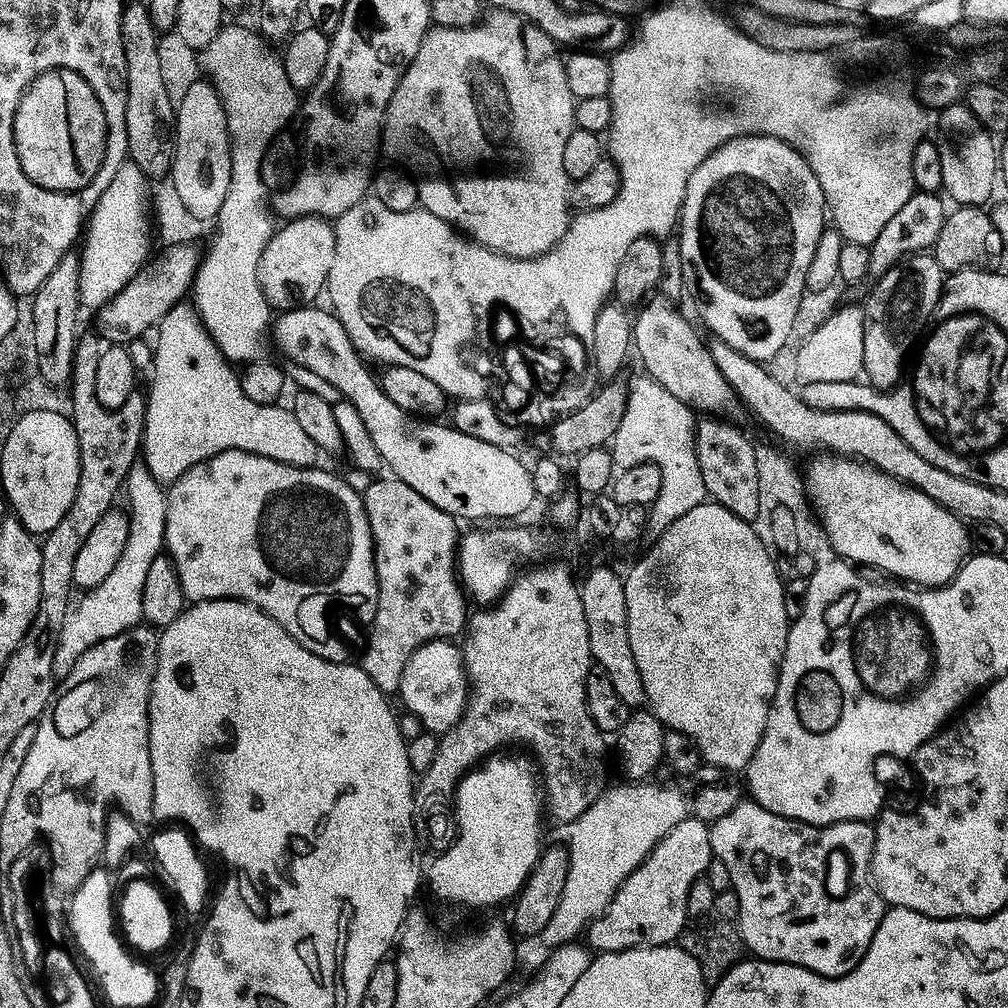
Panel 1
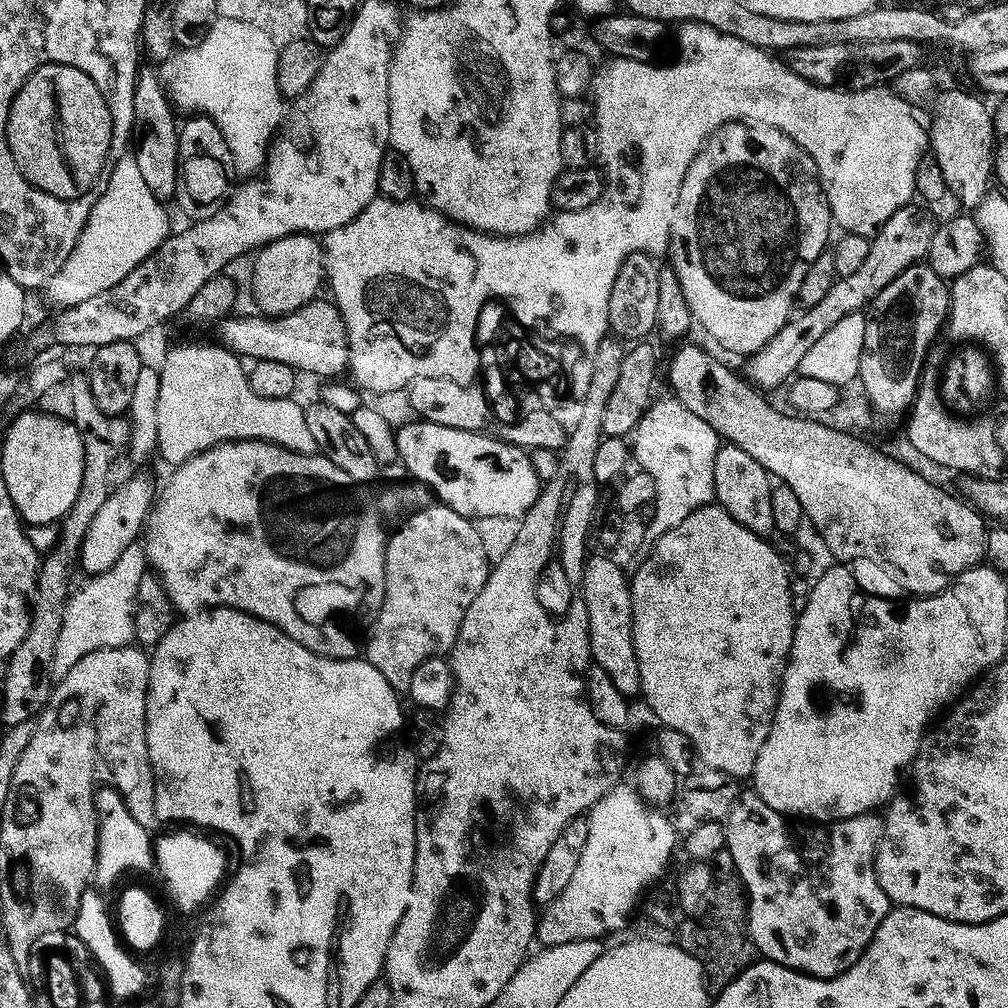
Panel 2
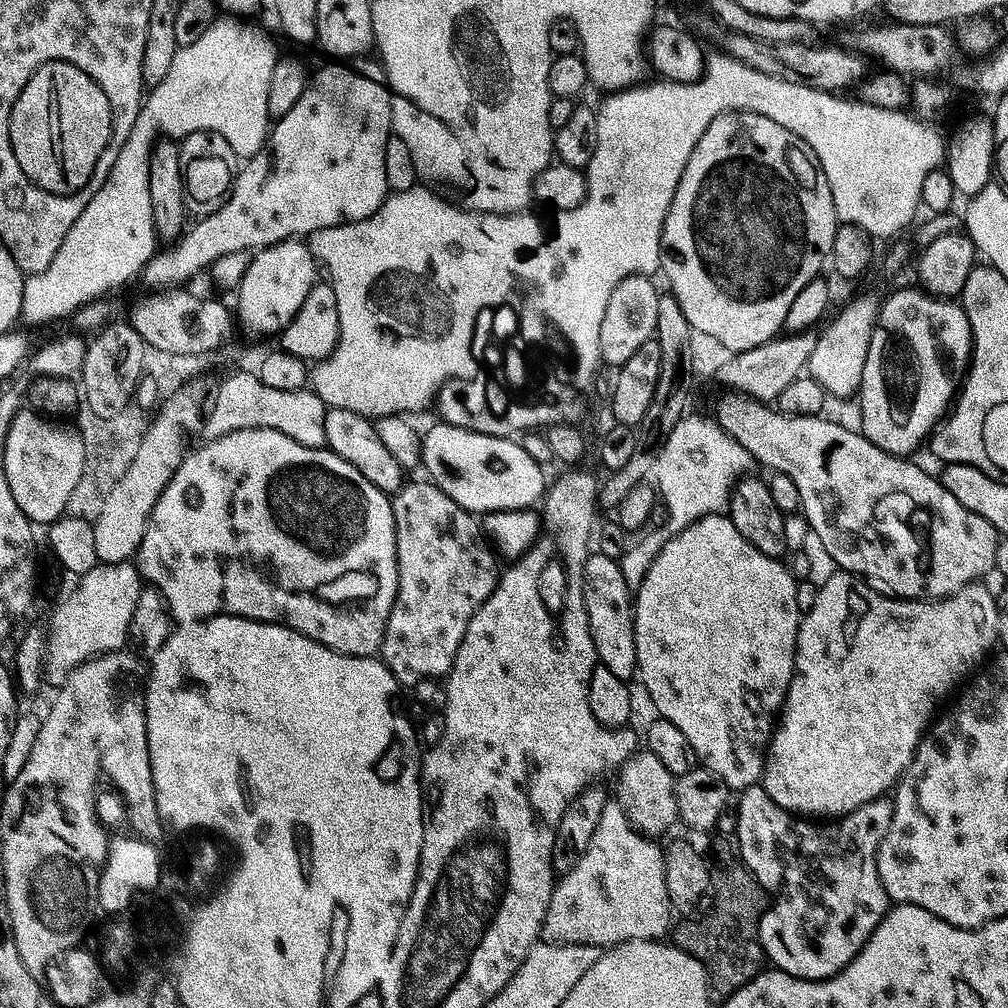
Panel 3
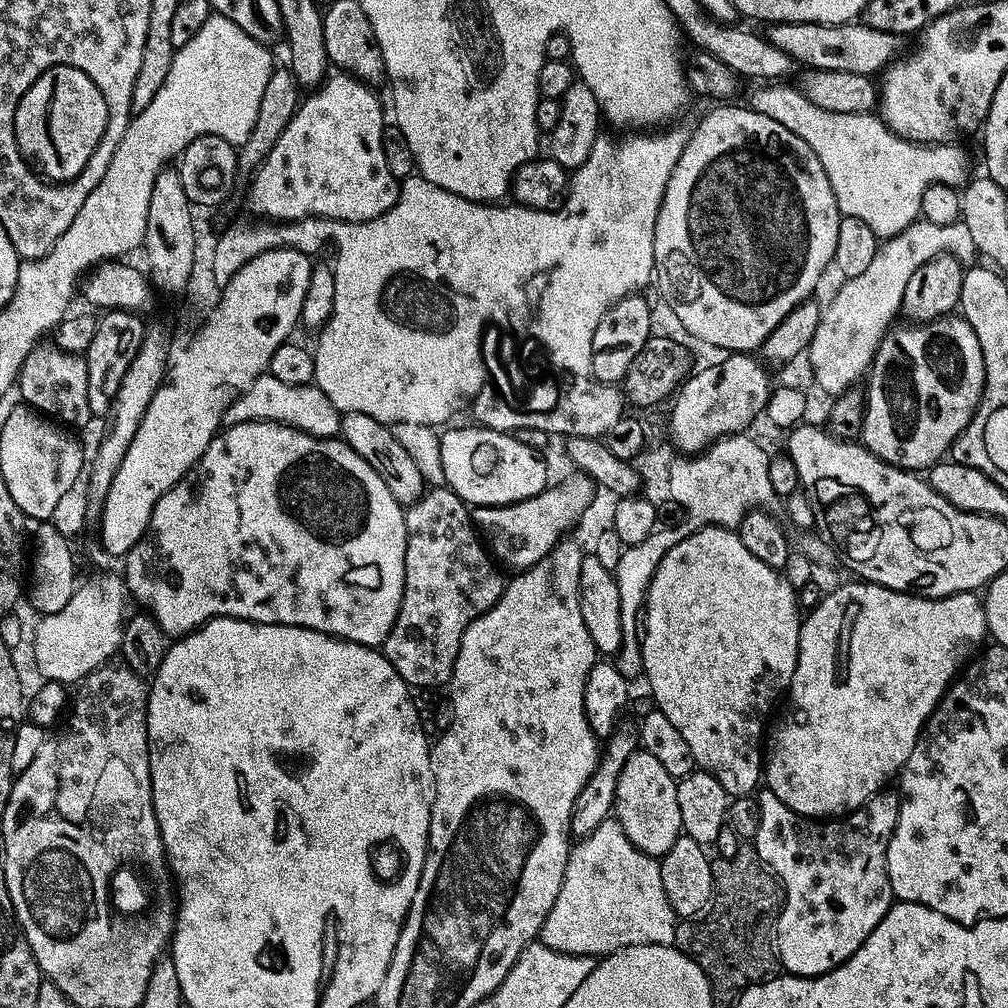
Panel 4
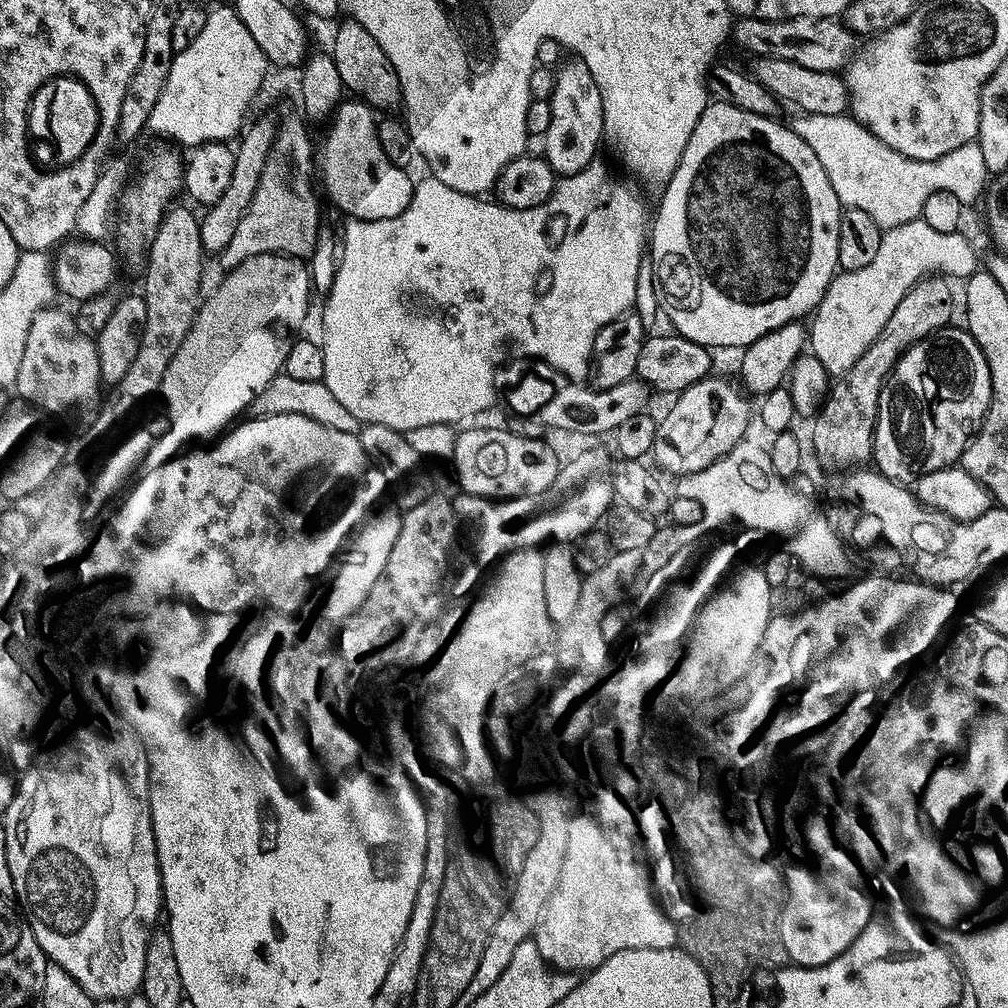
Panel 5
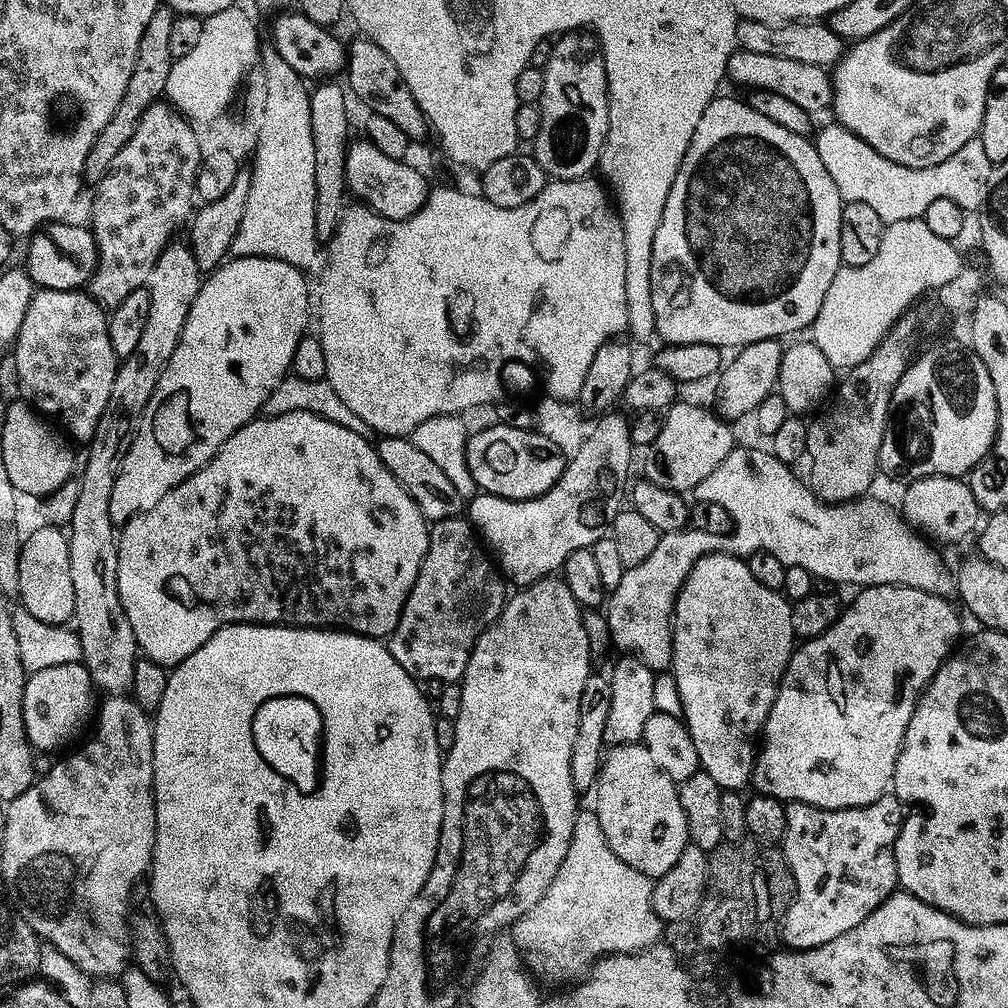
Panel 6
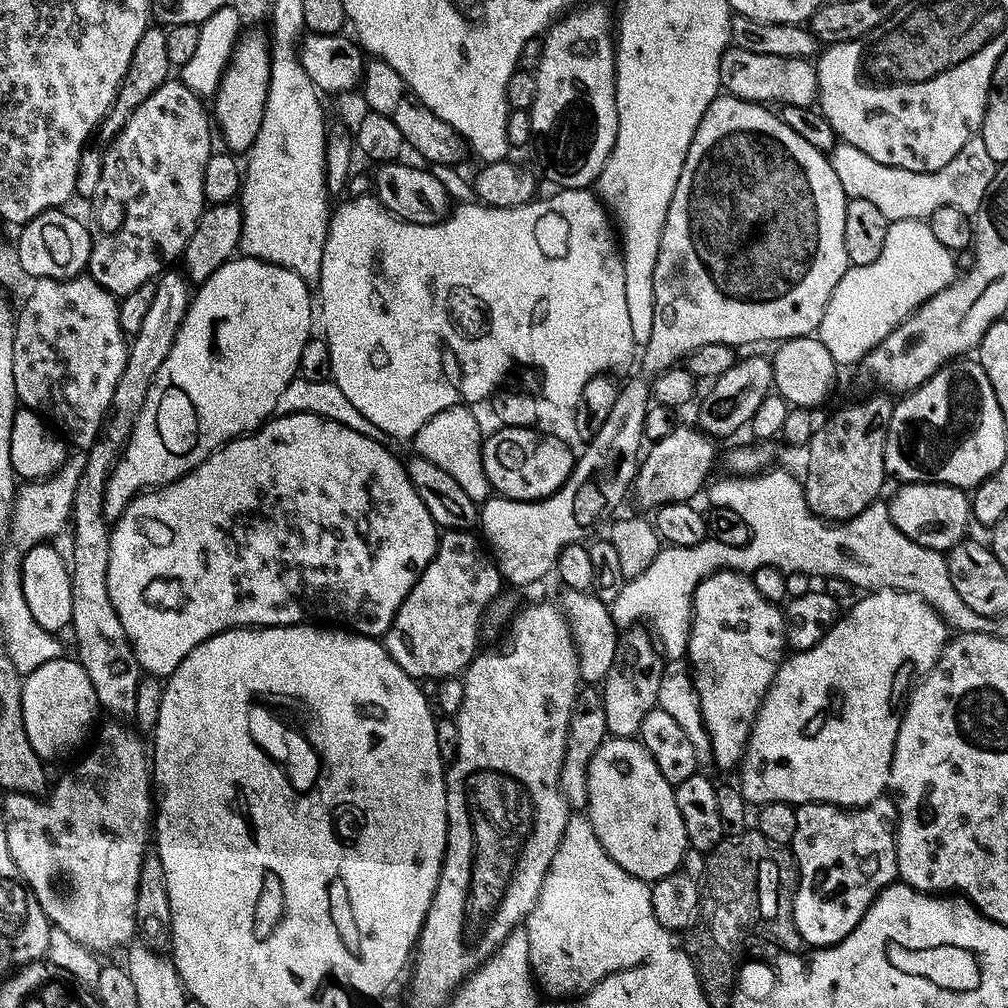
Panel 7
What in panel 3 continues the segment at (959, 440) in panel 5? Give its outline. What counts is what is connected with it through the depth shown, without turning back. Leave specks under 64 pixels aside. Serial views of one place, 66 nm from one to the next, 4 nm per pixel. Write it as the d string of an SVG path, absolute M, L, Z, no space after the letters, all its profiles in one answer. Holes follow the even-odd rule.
M916 286L894 293L888 301L883 301L868 347L858 393L860 420L864 423L862 435L892 456L915 457L915 452L929 443L938 425L949 415L971 363L972 327L963 303L955 299L936 299Z

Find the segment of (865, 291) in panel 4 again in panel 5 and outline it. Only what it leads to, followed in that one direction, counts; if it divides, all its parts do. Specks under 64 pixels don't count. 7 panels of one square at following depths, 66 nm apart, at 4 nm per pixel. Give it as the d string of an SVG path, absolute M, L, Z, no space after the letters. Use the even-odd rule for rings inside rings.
M921 219L887 229L874 262L864 270L847 273L848 312L852 315L852 328L843 328L828 320L827 307L817 308L810 320L811 355L825 367L829 377L844 376L874 346L875 340L893 317L894 310L917 283L935 274L969 280L979 270L978 256L963 233L941 234Z

